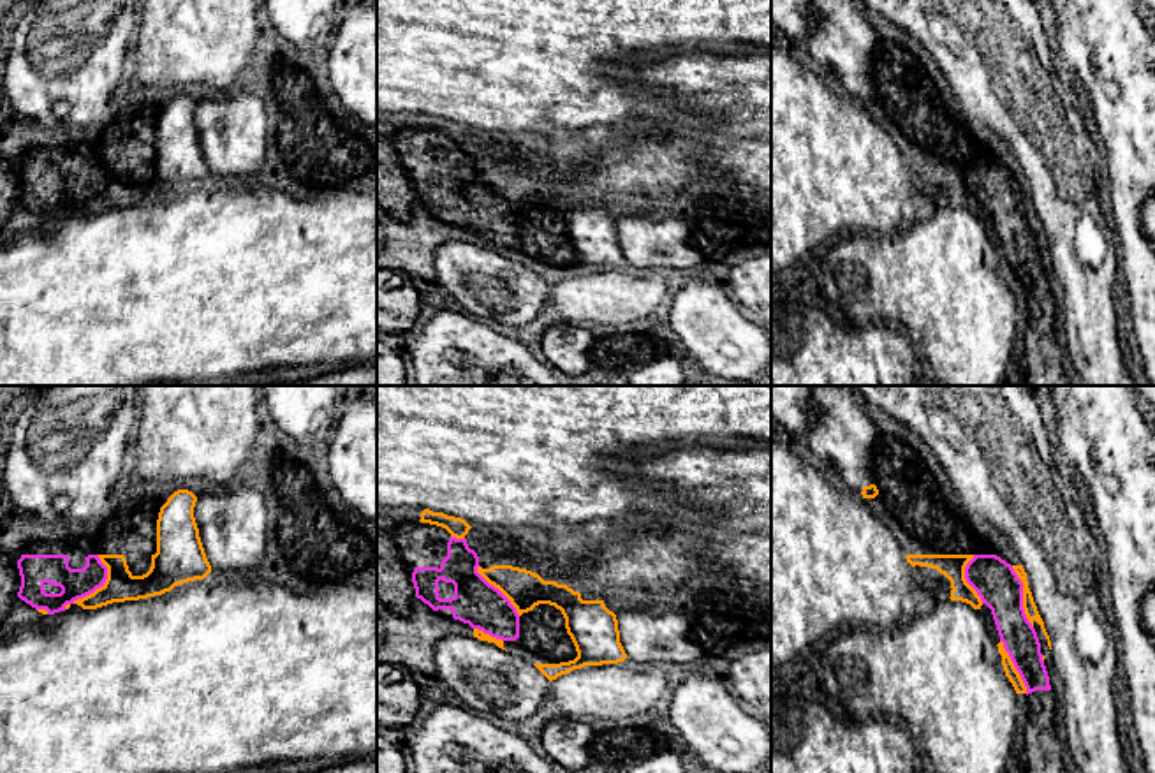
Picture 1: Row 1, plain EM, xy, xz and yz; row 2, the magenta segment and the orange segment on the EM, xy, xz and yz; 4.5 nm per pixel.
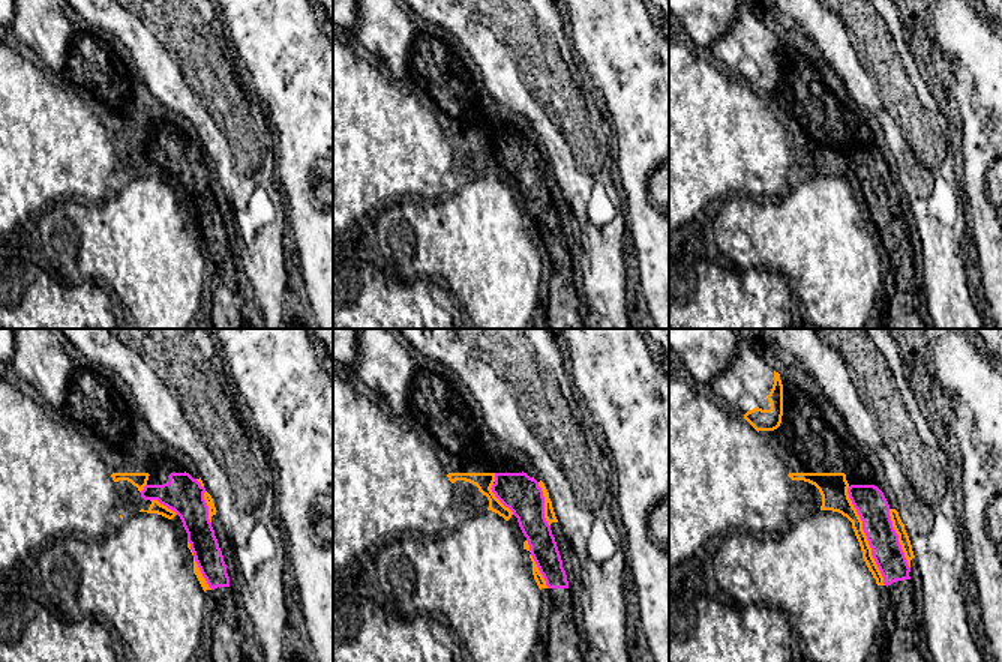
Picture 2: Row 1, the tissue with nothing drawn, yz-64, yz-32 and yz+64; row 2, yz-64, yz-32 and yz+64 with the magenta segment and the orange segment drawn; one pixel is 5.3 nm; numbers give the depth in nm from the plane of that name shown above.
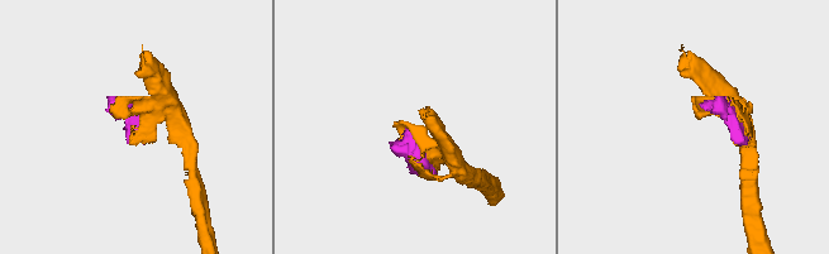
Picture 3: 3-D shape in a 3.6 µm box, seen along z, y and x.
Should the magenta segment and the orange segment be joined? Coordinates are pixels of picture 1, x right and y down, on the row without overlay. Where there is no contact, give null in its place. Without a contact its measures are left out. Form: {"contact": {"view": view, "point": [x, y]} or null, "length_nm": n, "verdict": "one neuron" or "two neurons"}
{"contact": {"view": "xy", "point": [101, 191]}, "length_nm": 260, "verdict": "two neurons"}

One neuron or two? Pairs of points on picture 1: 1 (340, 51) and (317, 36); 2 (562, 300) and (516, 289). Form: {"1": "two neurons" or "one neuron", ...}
{"1": "two neurons", "2": "two neurons"}

